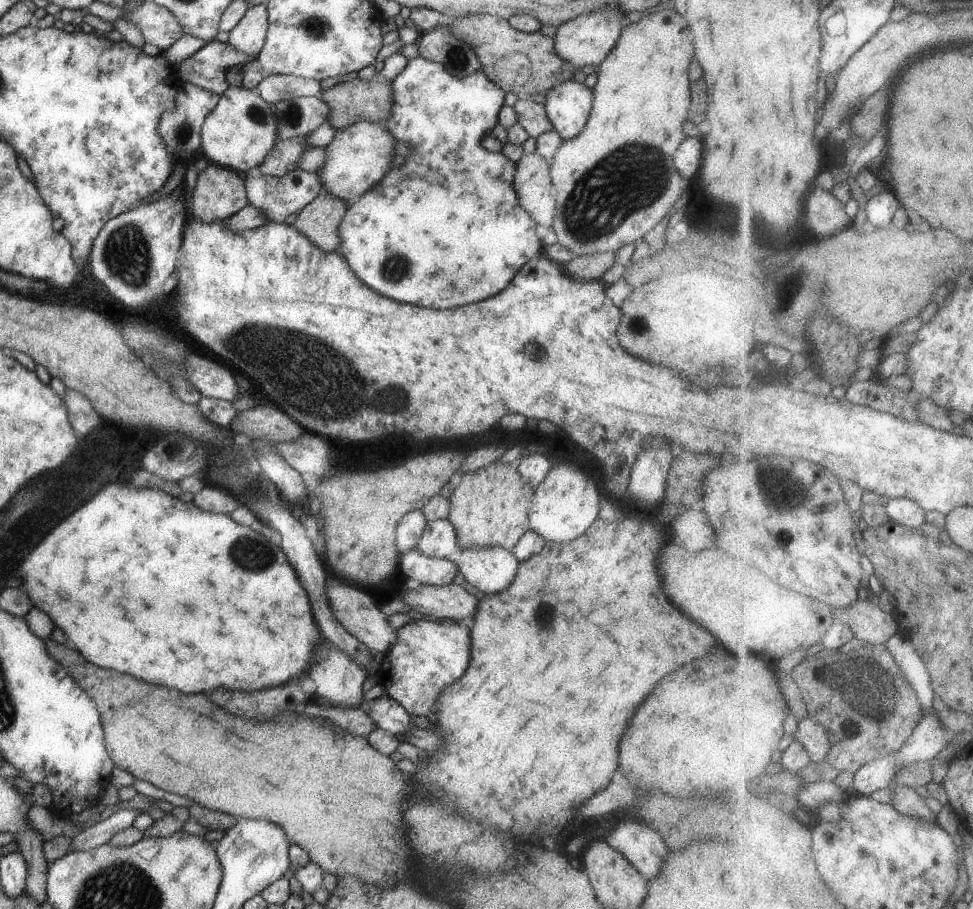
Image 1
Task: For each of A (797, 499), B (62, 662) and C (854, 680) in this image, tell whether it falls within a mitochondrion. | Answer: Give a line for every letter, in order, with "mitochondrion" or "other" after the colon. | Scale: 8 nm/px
A: mitochondrion
B: other
C: mitochondrion

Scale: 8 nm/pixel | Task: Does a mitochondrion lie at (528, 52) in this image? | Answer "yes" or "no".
no

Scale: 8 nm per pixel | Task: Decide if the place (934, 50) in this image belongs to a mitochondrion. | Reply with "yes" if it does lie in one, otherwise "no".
no

